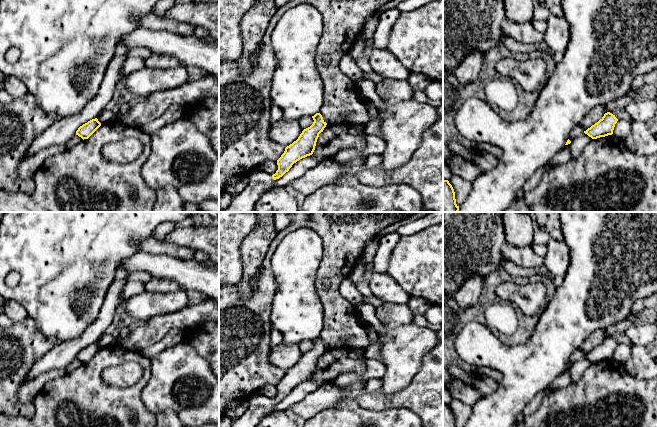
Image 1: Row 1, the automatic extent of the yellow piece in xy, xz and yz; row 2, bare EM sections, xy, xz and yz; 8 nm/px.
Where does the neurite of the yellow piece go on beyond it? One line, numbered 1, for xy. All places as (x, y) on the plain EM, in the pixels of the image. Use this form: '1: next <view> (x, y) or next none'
1: next none

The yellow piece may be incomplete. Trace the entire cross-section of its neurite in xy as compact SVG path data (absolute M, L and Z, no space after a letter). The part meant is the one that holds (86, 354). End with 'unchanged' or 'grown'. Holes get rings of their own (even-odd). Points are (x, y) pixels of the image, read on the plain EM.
M97 342L88 345L78 352L76 359L81 361L83 364L88 363L99 351L101 347Z | unchanged

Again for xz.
M320 337L312 340L313 348L304 353L298 363L285 372L277 384L278 394L270 399L264 396L251 396L247 401L247 411L238 419L233 420L231 427L256 427L258 423L273 410L276 403L282 401L294 387L313 378L319 358L327 347Z | grown

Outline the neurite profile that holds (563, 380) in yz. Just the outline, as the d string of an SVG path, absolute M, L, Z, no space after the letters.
M571 367L565 369L564 372L556 377L553 382L546 388L549 394L551 392L564 389L571 383L570 369Z

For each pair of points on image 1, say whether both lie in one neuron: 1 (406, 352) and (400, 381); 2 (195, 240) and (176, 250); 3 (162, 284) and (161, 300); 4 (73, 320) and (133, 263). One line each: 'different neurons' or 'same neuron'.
1: same neuron
2: different neurons
3: different neurons
4: different neurons

